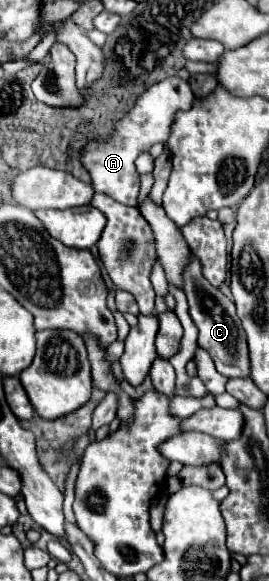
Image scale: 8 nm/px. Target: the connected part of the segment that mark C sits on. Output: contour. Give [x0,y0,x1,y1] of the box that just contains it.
[183,260,249,378]

